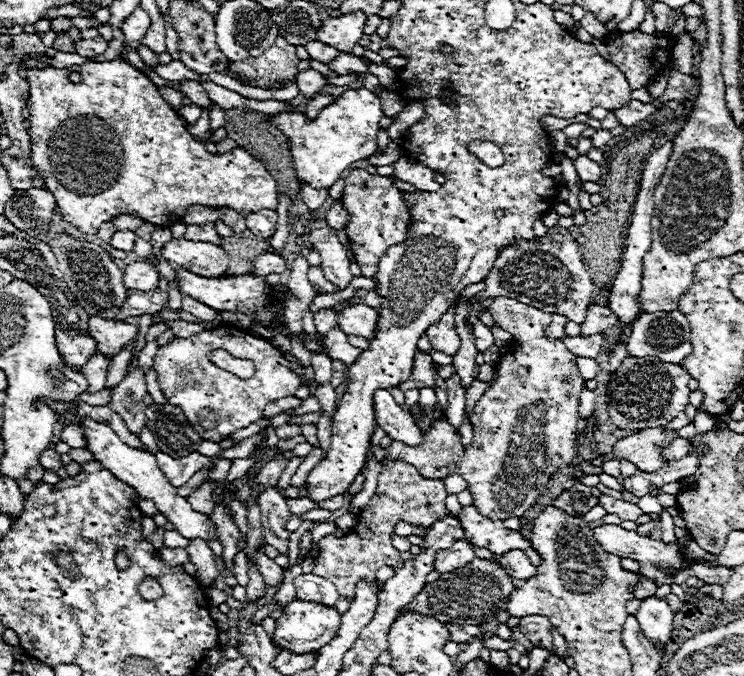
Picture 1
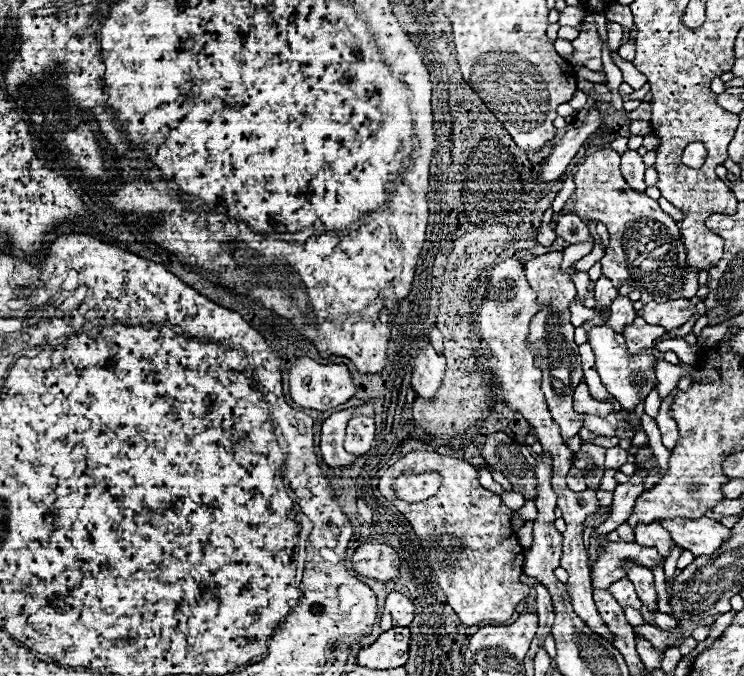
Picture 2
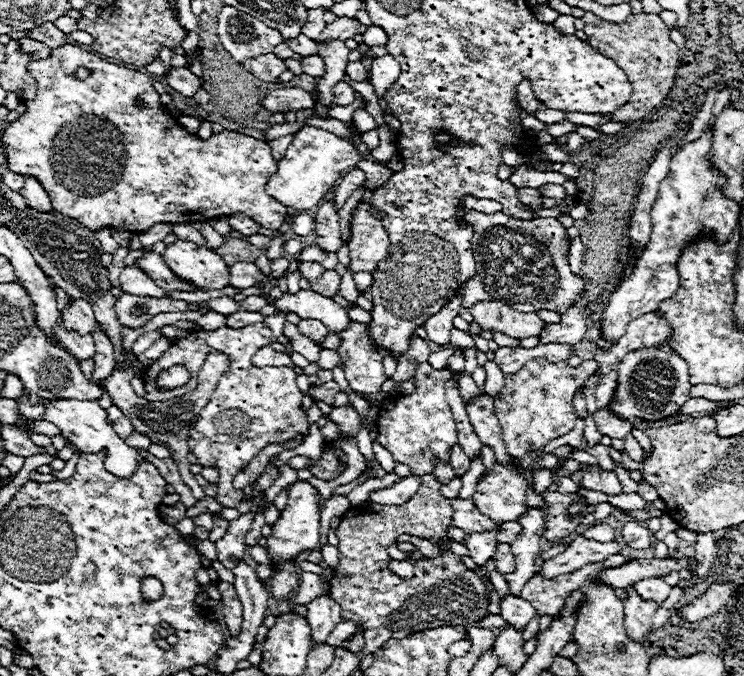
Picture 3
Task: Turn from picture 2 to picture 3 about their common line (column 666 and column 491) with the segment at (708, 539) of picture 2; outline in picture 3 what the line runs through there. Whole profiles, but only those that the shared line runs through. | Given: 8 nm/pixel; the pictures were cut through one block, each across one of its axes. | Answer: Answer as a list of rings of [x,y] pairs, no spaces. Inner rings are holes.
[[[472,498],[466,500],[452,500],[452,508],[454,508],[454,516],[452,516],[452,524],[456,528],[462,528],[466,534],[474,534],[474,532],[488,532],[496,528],[496,522],[492,518],[488,518],[486,514],[482,514]]]

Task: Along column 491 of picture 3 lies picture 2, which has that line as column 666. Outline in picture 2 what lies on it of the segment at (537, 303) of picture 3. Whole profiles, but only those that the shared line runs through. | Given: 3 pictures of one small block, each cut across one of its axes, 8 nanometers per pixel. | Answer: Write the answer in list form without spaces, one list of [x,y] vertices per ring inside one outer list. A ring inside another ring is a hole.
[[[602,148],[592,154],[588,154],[584,160],[580,160],[574,168],[574,184],[576,190],[572,194],[574,198],[574,212],[580,218],[598,220],[608,226],[610,242],[606,248],[602,262],[602,274],[612,280],[616,288],[622,284],[634,284],[634,290],[640,290],[642,302],[660,302],[660,300],[676,300],[676,298],[694,298],[698,290],[698,274],[690,268],[686,268],[686,254],[684,244],[680,240],[680,228],[678,224],[660,210],[658,202],[648,198],[644,192],[636,192],[628,186],[628,182],[620,174],[620,154],[612,148]]]

